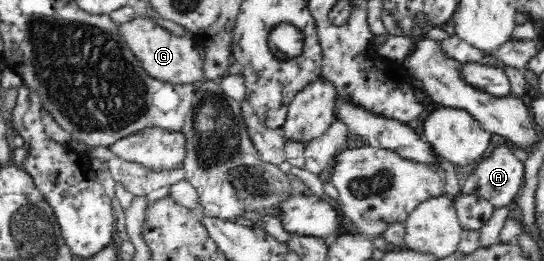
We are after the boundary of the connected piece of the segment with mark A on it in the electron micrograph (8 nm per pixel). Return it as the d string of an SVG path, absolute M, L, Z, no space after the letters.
M505 140L467 175L460 191L487 199L495 209L514 203L524 183L524 164L514 155L513 144Z

